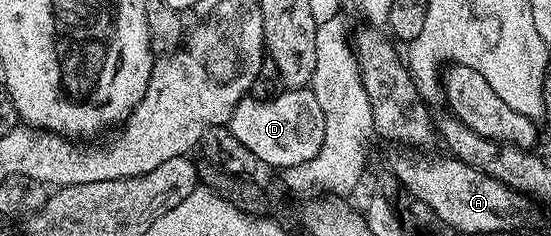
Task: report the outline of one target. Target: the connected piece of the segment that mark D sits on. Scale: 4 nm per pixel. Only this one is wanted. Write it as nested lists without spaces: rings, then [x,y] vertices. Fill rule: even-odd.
[[[311,88],[285,89],[274,100],[265,102],[259,102],[251,96],[243,98],[234,108],[226,125],[234,132],[234,136],[238,136],[238,140],[242,140],[242,144],[246,144],[246,148],[250,148],[250,152],[254,152],[254,156],[265,167],[291,168],[306,164],[319,154],[326,131],[322,104],[318,104]]]

